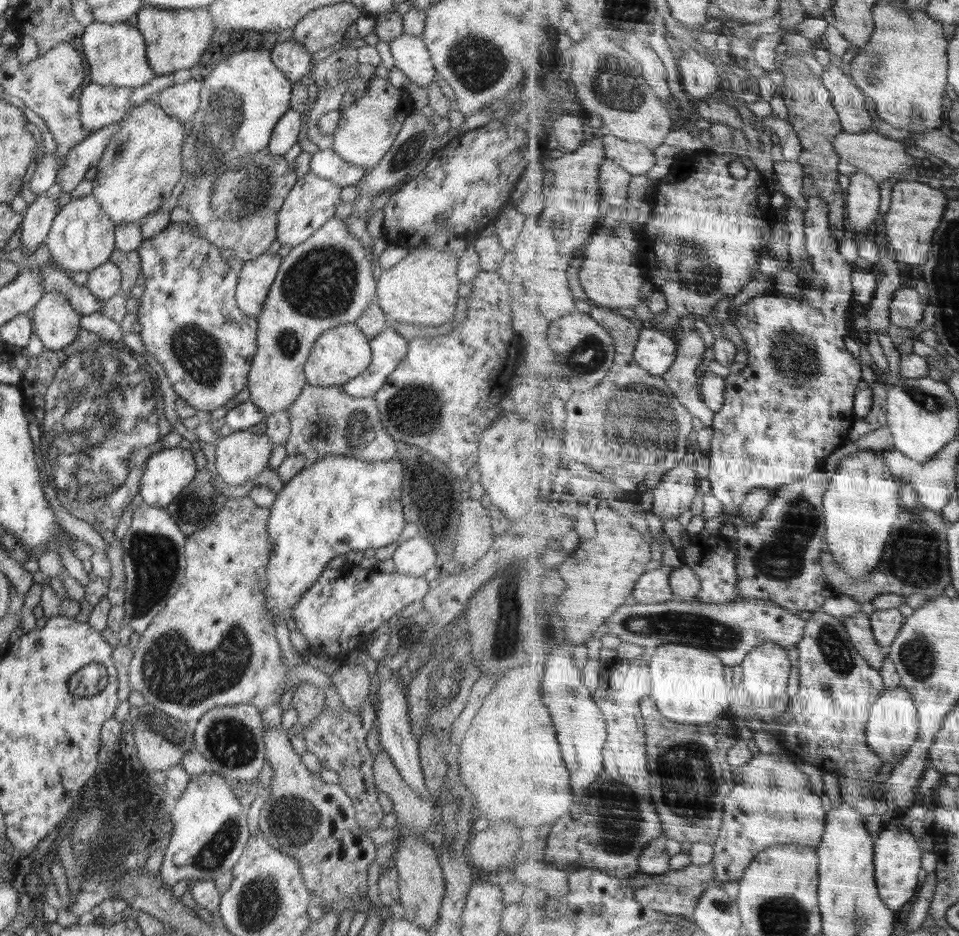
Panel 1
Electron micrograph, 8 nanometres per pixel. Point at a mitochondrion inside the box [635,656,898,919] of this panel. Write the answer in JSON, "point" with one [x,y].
{"point":[691,799]}

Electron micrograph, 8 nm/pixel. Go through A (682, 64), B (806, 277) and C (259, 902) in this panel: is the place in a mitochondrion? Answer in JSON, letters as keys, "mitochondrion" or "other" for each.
{"A":"other","B":"other","C":"mitochondrion"}

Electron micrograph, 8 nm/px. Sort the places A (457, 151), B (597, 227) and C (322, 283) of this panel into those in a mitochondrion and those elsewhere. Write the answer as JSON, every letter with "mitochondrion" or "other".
{"A":"other","B":"other","C":"mitochondrion"}

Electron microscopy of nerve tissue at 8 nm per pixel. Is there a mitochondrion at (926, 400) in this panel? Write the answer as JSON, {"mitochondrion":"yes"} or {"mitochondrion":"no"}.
{"mitochondrion":"yes"}

